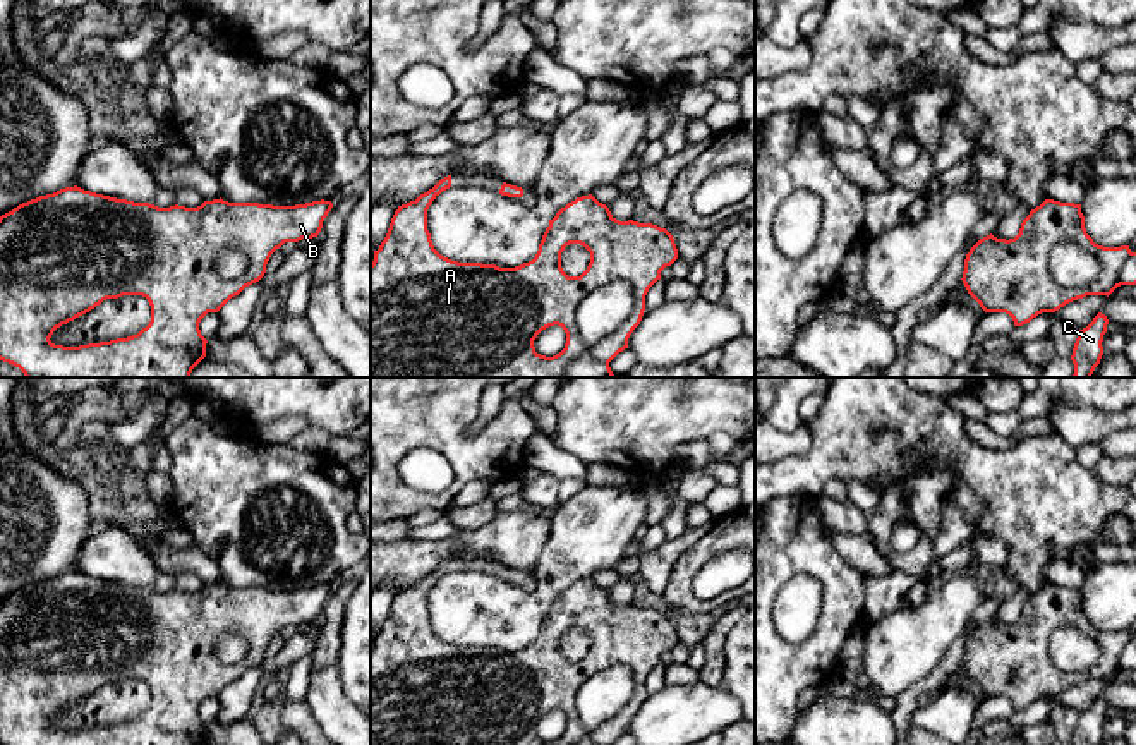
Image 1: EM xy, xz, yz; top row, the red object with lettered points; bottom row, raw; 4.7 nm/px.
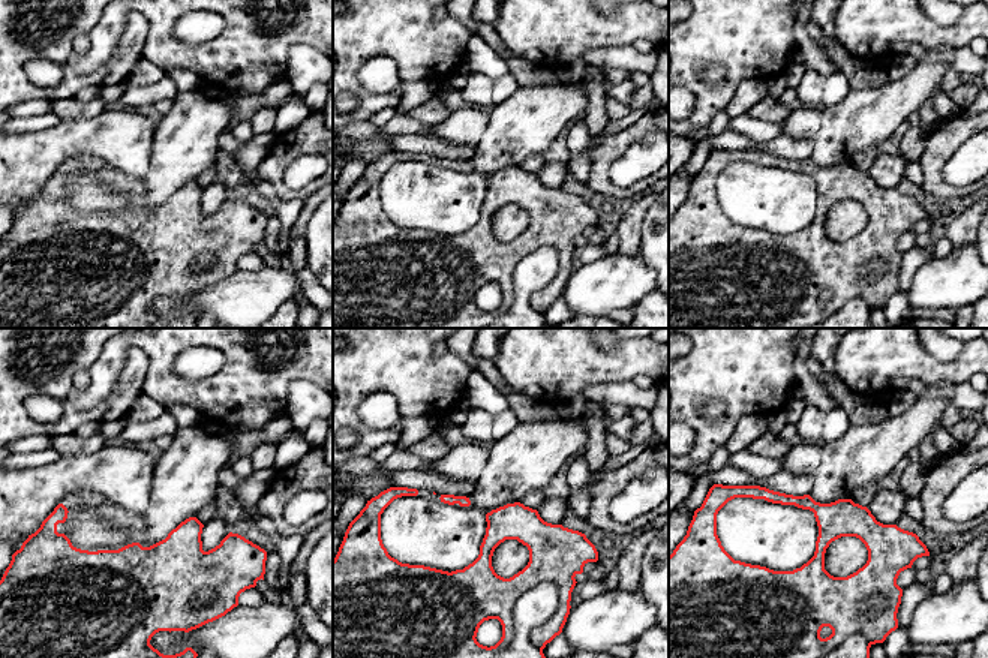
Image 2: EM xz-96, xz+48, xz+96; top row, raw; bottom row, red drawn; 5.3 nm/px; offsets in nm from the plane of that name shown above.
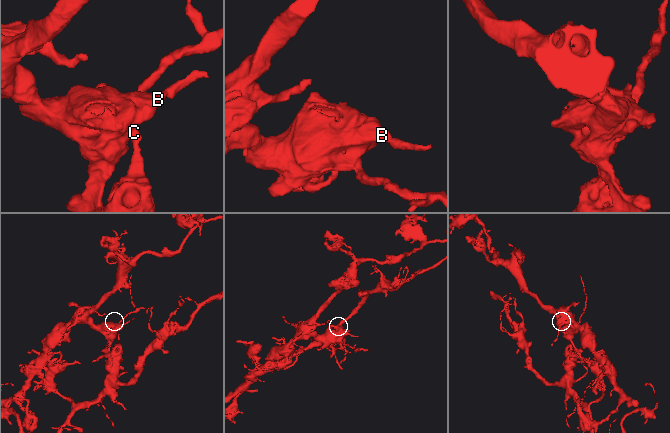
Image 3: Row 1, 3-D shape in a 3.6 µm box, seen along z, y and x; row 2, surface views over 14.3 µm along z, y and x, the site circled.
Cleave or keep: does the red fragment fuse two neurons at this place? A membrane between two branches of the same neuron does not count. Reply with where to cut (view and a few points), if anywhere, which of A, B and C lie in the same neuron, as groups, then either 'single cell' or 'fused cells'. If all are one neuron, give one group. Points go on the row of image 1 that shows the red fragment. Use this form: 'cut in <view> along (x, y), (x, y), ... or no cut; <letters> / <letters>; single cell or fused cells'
cut in xz along (628, 282), (634, 292), (634, 309), (587, 349); A B / C; fused cells

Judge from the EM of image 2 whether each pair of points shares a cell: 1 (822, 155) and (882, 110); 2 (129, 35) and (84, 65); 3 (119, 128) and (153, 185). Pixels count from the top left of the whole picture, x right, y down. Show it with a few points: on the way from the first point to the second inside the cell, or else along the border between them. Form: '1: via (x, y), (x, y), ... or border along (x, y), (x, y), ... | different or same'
1: via (837, 140), (852, 125), (867, 117) | same
2: border along (126, 26), (117, 53), (99, 69) | different
3: border along (153, 138), (149, 170), (143, 177) | different

